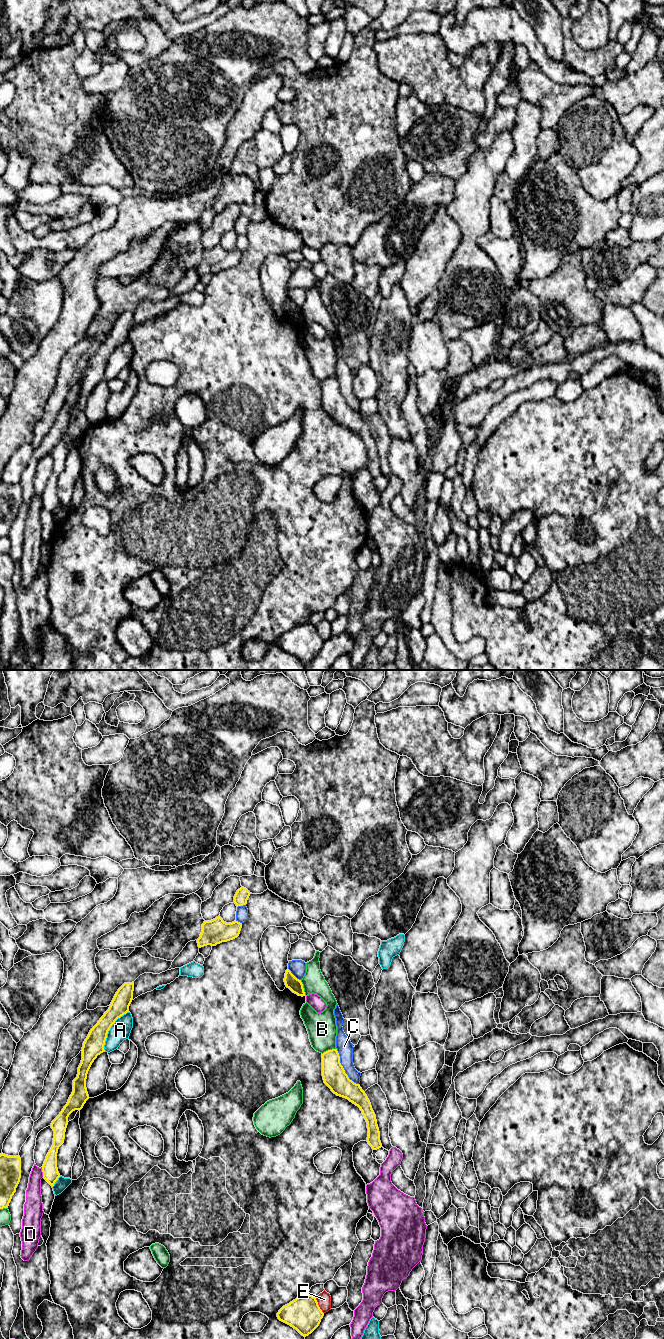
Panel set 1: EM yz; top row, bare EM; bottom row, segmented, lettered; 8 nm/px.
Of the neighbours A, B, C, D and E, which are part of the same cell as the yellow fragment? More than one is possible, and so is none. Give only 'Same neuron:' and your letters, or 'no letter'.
Same neuron: C

